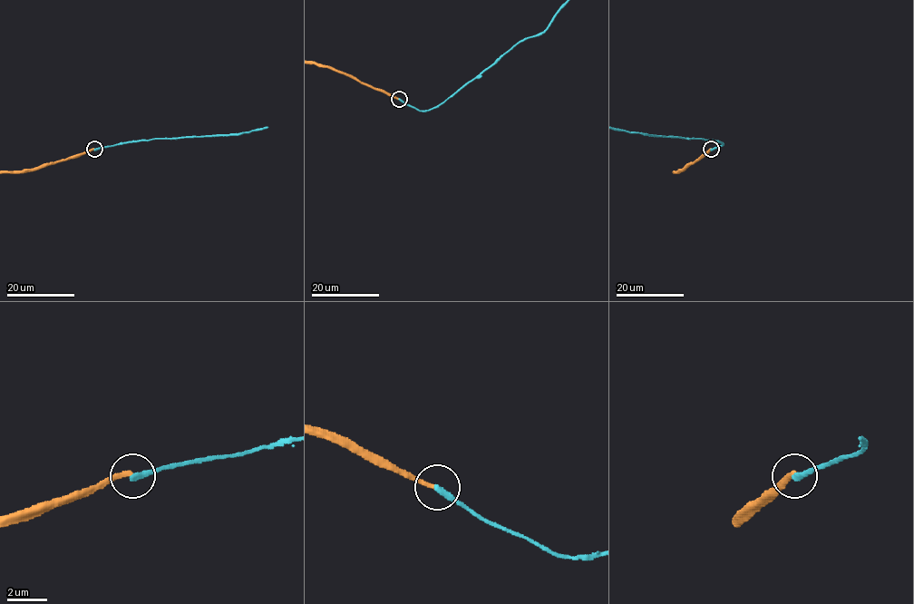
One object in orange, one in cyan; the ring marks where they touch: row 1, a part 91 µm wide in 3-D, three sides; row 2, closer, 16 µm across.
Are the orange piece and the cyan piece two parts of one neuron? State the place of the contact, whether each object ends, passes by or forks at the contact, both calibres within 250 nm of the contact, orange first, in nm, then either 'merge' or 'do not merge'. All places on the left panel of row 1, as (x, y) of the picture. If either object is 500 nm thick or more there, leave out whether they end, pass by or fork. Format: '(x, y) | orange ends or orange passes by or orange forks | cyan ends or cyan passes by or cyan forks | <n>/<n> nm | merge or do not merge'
(94, 149) | orange ends | cyan ends | 240/320 nm | do not merge

